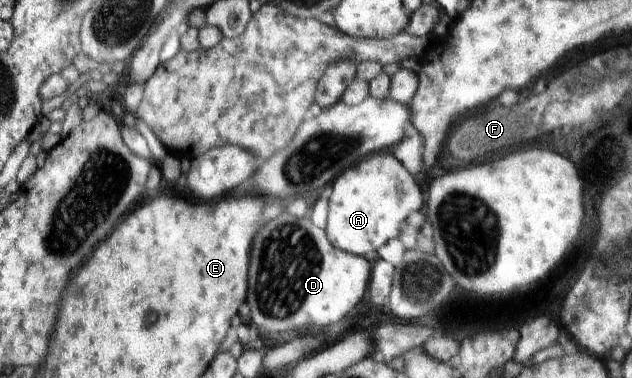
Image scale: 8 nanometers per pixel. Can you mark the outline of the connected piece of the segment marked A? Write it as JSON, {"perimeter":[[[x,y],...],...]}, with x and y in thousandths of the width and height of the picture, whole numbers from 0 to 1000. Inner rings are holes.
{"perimeter":[[[619,397],[587,407],[522,487],[516,627],[532,659],[581,685],[601,688],[597,661],[617,632],[630,632],[646,569],[674,545],[663,489]]]}

